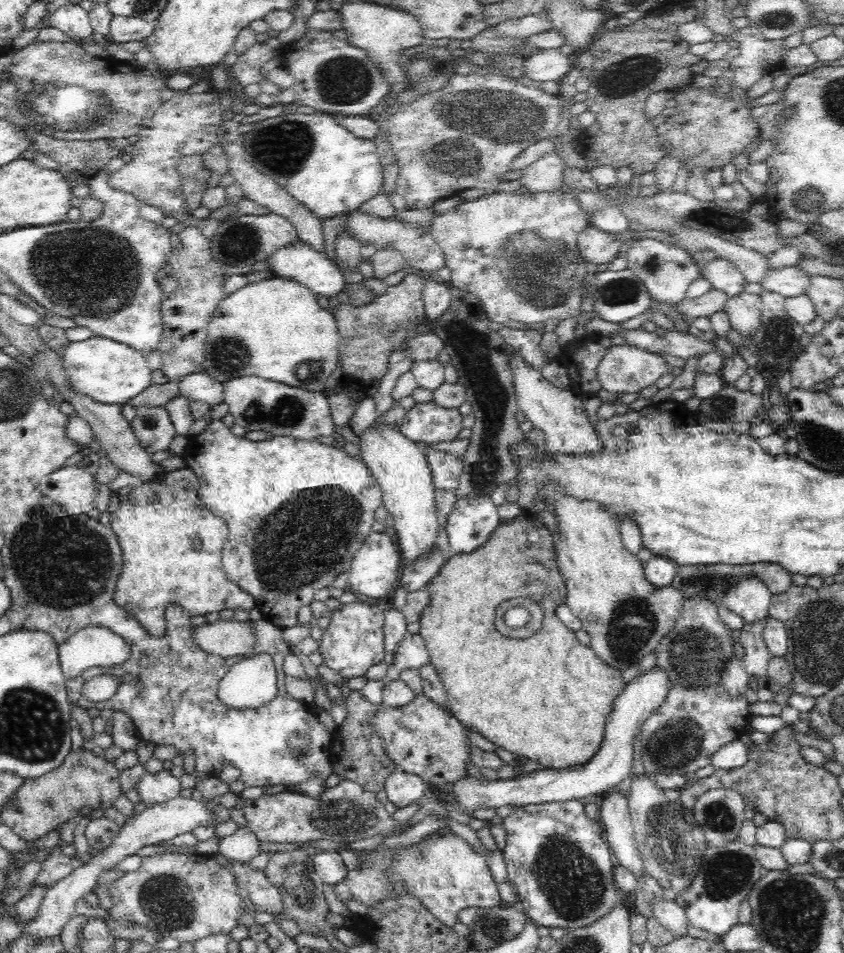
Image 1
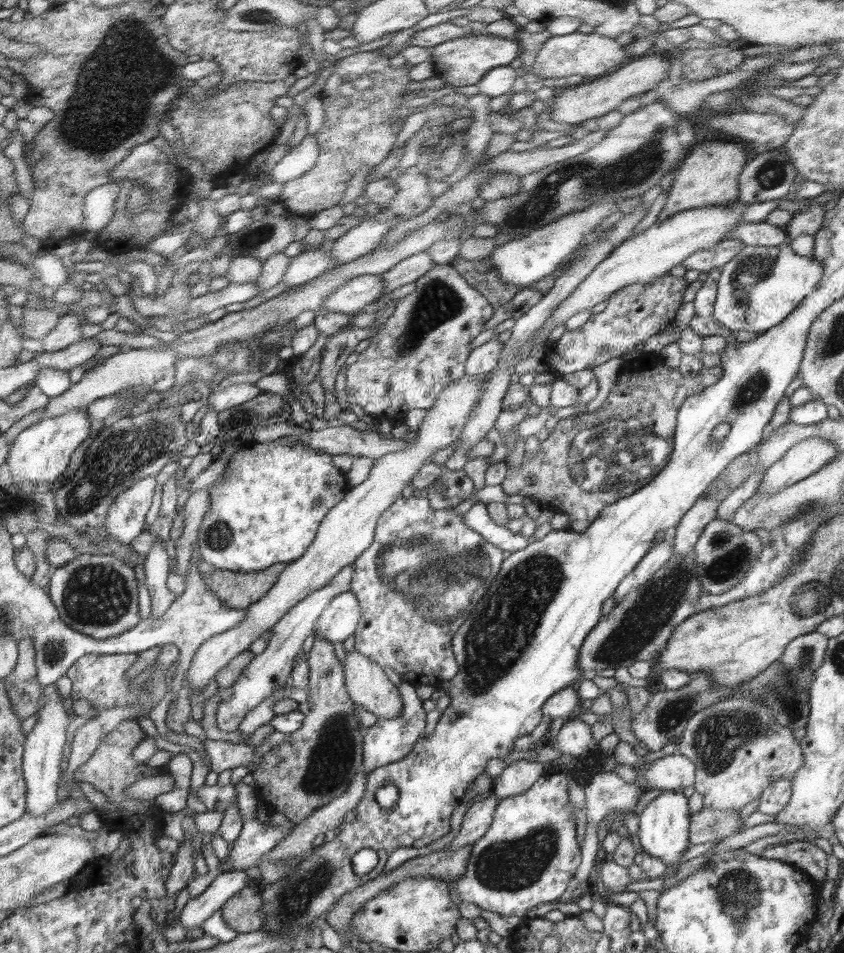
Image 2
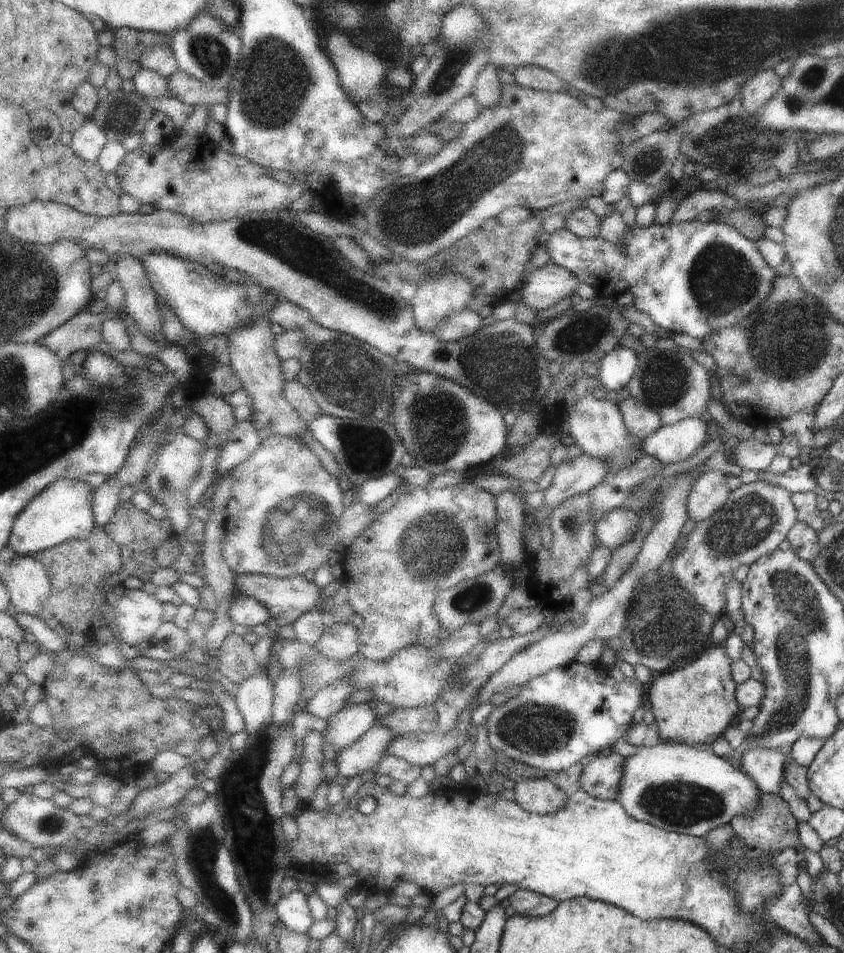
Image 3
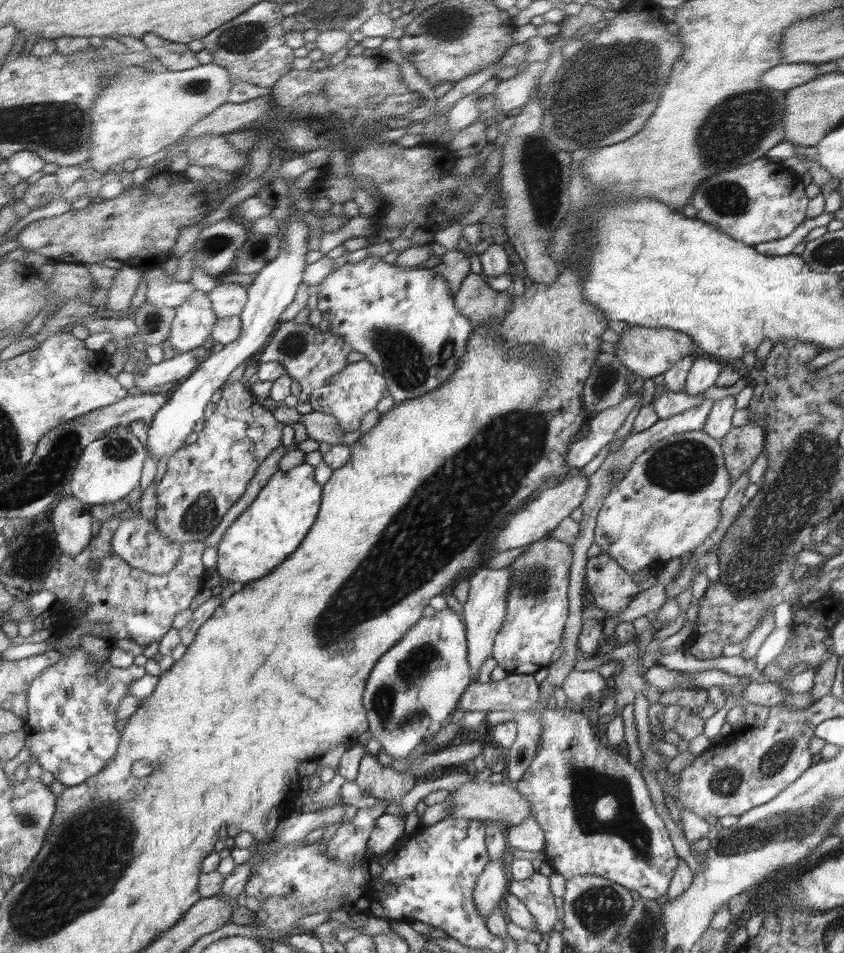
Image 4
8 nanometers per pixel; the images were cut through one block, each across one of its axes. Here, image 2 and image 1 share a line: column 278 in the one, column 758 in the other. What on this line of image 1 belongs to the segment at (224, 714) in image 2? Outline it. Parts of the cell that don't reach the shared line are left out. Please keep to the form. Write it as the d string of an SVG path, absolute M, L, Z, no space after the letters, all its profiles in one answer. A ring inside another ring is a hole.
M766 617L757 620L756 623L746 623L739 636L739 642L745 650L742 663L748 673L749 686L757 691L766 688L768 684L769 662L772 657L762 635L764 624Z

